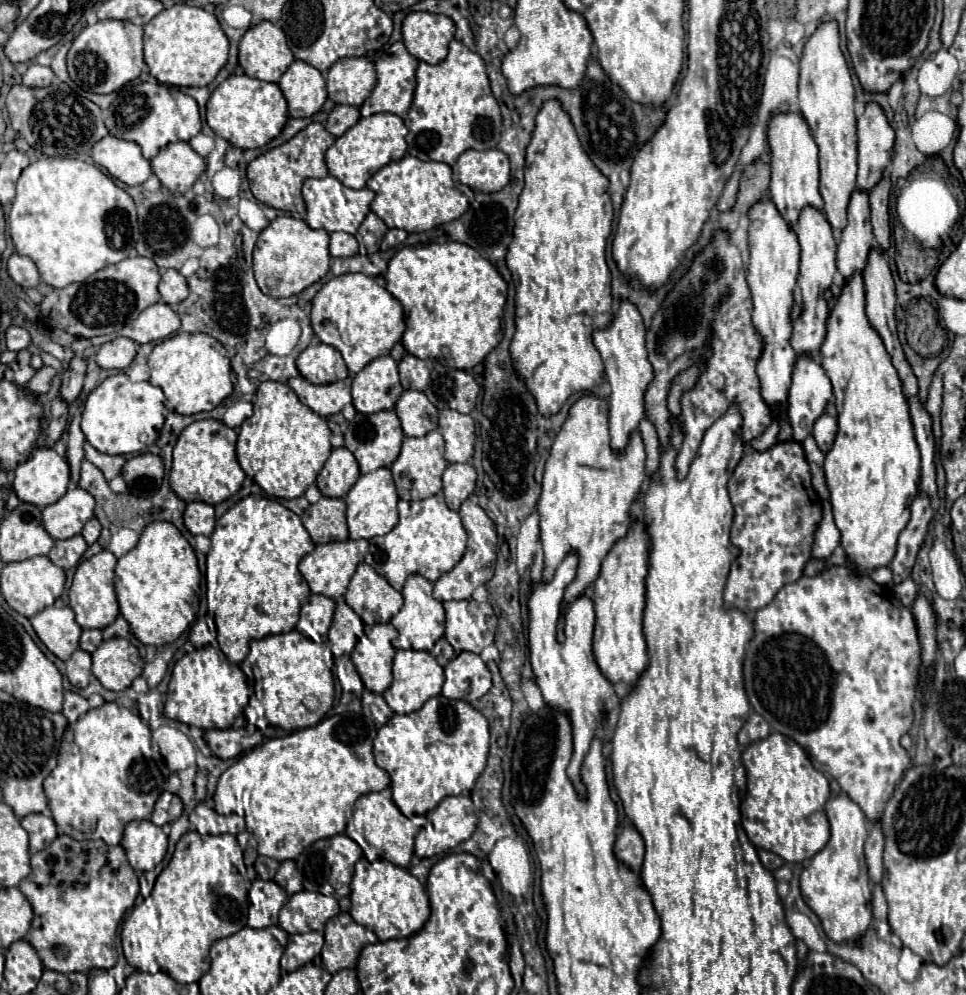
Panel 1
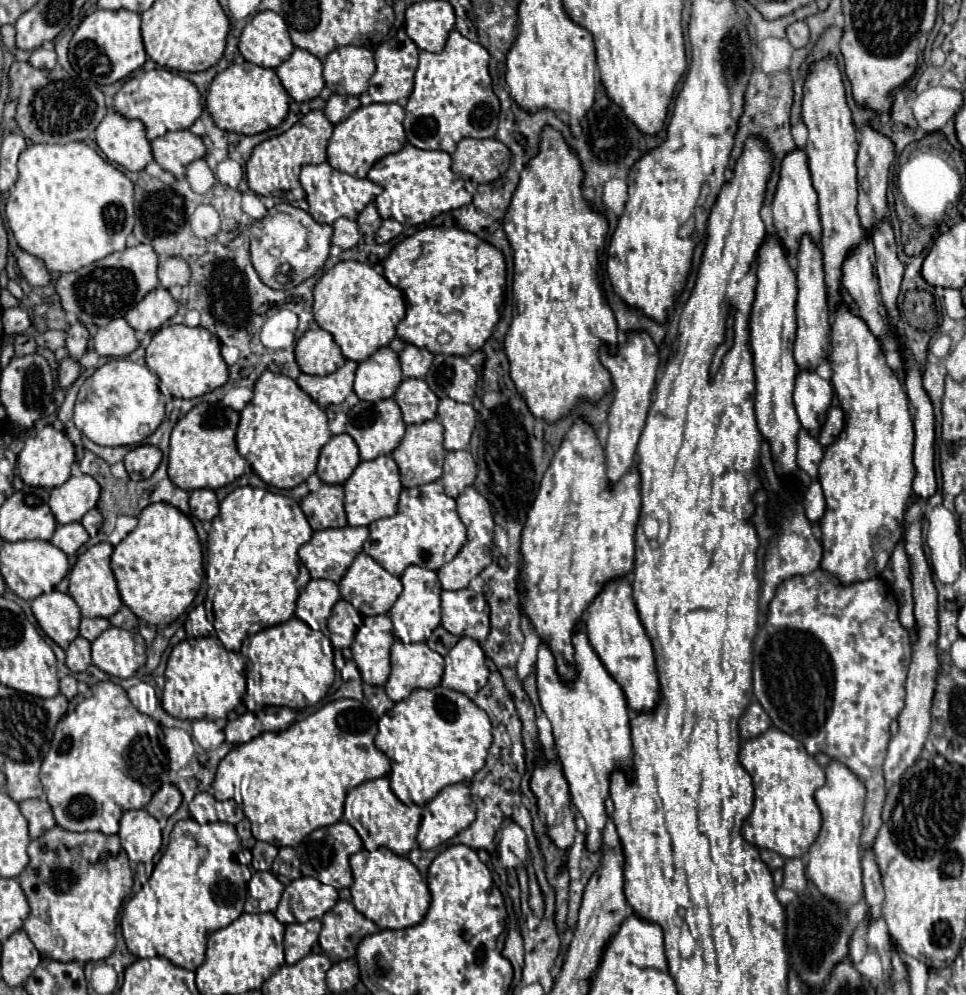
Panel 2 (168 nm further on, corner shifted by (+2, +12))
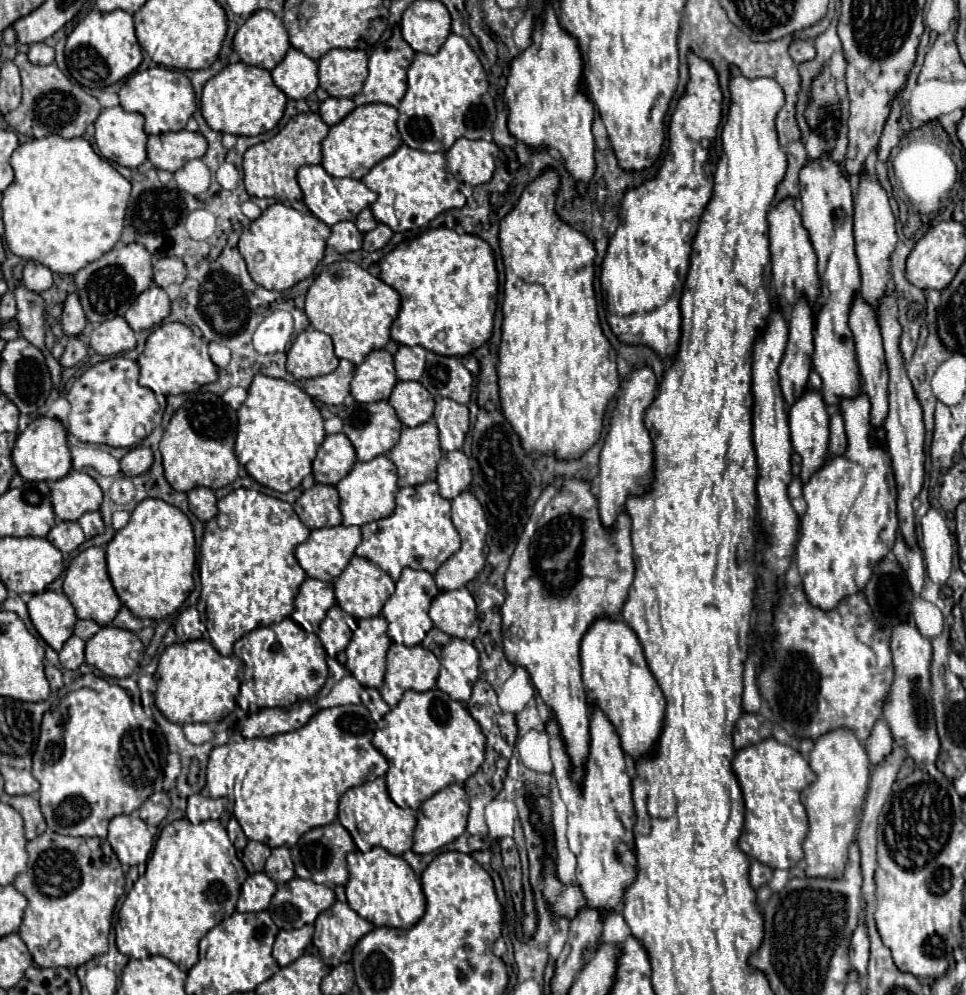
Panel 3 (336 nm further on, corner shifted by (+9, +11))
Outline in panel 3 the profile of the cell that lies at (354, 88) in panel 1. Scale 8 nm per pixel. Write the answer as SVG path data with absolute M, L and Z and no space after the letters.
M334 48L318 60L320 86L334 98L354 98L368 76L364 50Z

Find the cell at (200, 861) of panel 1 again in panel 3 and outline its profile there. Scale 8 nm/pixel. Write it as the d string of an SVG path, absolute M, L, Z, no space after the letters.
M182 818L166 824L152 858L147 861L145 873L128 892L118 912L118 924L114 928L118 950L138 960L158 954L172 960L180 970L190 970L198 962L200 938L234 914L240 888L247 877L248 872L228 840L226 828L218 820L206 820L194 826Z

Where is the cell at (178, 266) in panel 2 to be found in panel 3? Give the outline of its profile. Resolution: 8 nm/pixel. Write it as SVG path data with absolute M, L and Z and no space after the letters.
M158 258L154 260L154 282L160 288L166 288L168 284L182 284L186 280L186 266L182 258Z

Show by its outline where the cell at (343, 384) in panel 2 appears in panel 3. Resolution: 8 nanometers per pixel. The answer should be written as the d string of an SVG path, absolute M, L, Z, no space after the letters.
M340 360L338 368L326 376L310 378L304 382L302 390L324 404L342 404L342 400L350 394L350 380L352 380L354 364L348 360Z

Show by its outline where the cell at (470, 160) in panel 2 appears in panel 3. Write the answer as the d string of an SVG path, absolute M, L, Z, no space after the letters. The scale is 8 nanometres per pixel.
M460 138L452 150L445 153L447 169L459 183L486 184L494 174L498 152L494 142Z

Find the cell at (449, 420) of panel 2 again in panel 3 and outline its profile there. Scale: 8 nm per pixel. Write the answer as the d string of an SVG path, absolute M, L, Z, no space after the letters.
M438 398L434 408L434 422L440 430L440 446L444 452L460 450L470 428L468 408L452 402L450 398Z

